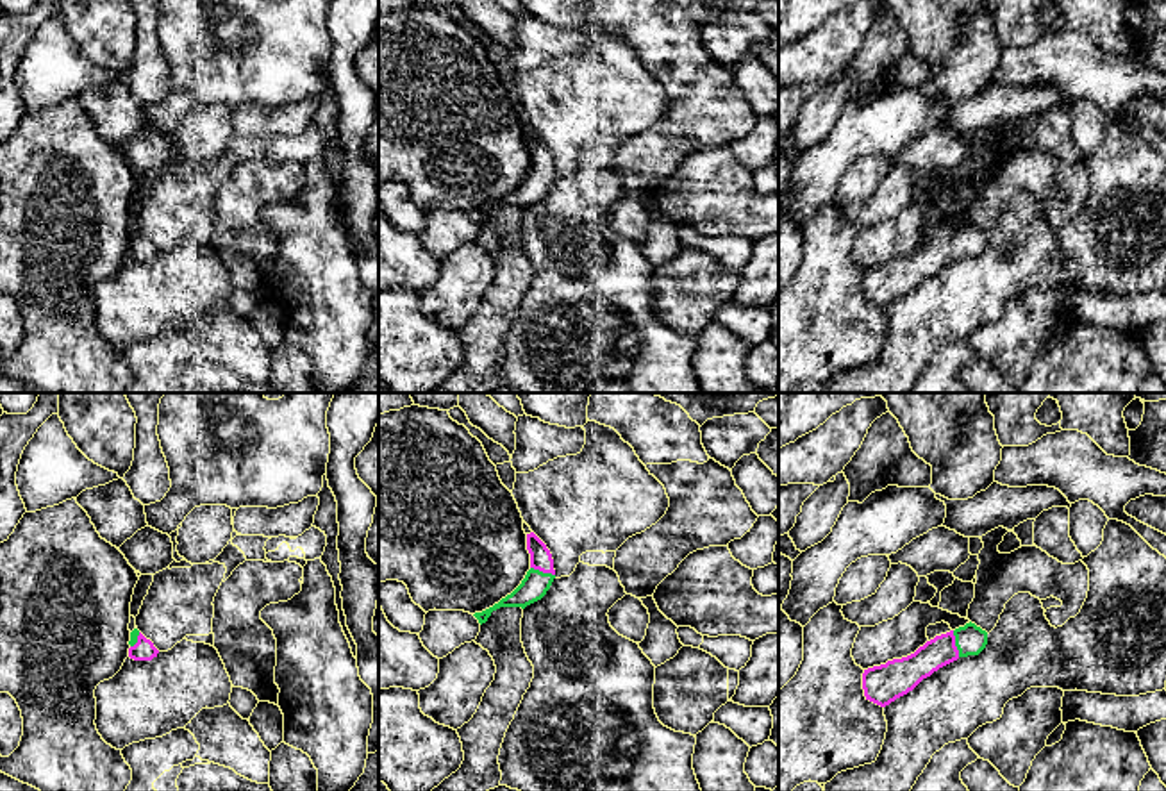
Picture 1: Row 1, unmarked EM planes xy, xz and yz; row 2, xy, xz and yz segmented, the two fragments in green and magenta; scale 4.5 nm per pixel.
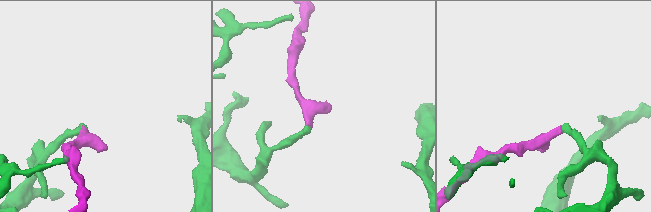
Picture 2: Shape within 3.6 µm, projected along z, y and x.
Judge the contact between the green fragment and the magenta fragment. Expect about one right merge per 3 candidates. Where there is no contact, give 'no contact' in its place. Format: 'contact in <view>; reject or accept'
contact in yz; accept

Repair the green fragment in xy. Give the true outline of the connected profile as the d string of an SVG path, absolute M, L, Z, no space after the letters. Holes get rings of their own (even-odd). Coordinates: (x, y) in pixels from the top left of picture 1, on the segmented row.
M137 629L130 632L129 645L129 657L134 661L152 661L159 654L154 643L146 639Z

